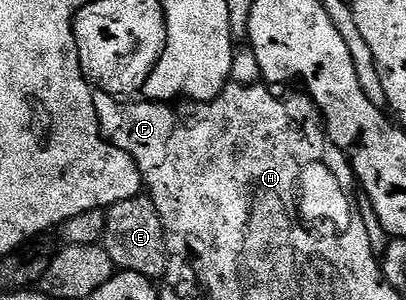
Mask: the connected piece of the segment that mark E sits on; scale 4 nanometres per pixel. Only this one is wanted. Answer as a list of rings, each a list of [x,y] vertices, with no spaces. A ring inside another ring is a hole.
[[[138,196],[108,207],[105,216],[105,237],[103,239],[103,245],[107,256],[111,256],[113,265],[118,271],[130,270],[150,280],[164,279],[167,268],[169,267],[169,249],[165,243],[163,220],[159,220],[159,212],[149,197]]]

